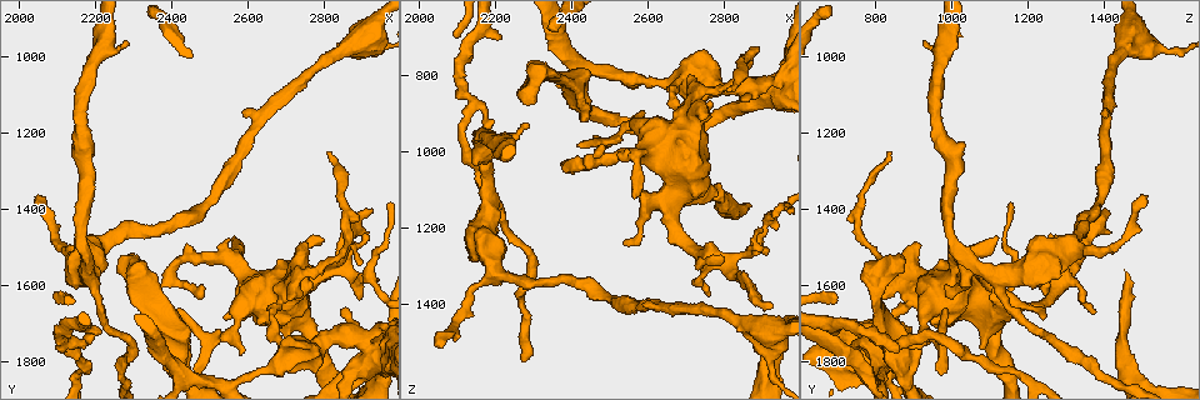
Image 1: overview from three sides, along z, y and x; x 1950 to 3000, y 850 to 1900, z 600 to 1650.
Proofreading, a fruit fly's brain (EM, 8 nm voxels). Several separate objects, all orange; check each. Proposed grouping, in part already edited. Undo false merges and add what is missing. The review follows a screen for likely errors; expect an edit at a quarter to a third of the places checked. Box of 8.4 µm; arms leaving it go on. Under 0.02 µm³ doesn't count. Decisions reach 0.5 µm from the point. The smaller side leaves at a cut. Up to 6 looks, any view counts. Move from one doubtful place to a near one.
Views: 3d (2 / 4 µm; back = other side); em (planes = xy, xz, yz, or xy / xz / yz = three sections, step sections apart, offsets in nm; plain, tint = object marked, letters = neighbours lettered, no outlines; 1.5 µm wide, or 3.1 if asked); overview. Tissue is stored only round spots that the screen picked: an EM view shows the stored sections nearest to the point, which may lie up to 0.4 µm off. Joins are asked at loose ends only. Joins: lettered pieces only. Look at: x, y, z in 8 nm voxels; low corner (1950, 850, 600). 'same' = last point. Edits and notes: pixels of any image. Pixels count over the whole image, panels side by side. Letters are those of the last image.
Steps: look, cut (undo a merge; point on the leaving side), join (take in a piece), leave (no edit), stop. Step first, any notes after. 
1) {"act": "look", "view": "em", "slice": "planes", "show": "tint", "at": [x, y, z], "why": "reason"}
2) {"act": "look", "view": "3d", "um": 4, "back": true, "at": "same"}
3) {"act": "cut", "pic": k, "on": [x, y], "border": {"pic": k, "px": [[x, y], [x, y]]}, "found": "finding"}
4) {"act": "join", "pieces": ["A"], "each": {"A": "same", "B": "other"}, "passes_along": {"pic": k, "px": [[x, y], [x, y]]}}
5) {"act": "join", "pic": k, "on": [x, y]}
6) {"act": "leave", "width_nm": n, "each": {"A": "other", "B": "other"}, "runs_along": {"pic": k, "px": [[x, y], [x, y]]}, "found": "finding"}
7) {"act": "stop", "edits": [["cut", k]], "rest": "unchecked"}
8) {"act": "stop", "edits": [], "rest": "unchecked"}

{"act": "look", "view": "em", "slice": "planes", "show": "tint", "at": [2695, 1760, 805], "why": "abrupt turn"}

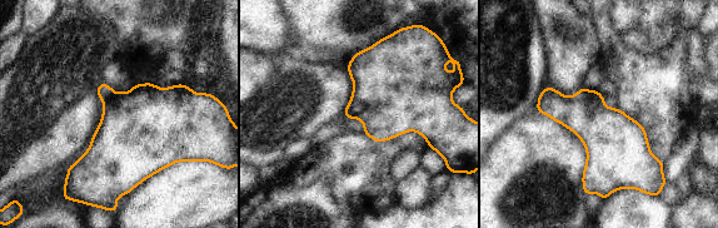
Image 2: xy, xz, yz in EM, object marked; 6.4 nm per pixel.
{"act": "look", "view": "em", "slice": "planes", "show": "letters", "at": "same"}

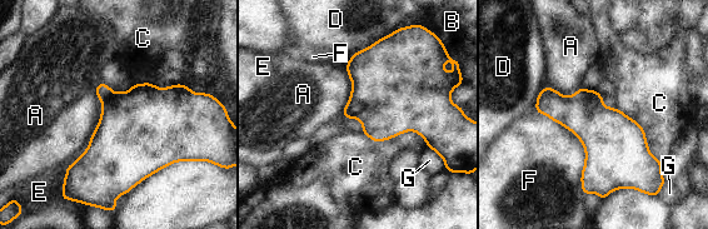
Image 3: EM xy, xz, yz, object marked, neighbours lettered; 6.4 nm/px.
{"act": "cut", "pic": 3, "on": [135, 127], "width_nm": 360, "each": {"A": "other", "B": "other", "C": "other", "D": "other", "E": "other", "F": "other", "G": "other"}, "border": {"pic": 3, "px": [[115, 93], [104, 104]]}, "found": "a second cell is stuck on"}

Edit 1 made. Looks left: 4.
{"act": "look", "view": "overview", "why": "see it whole again"}

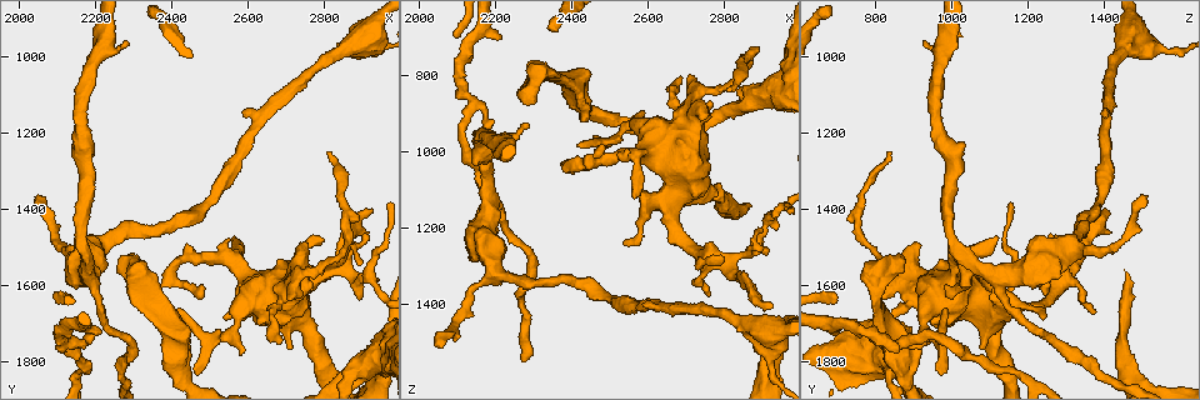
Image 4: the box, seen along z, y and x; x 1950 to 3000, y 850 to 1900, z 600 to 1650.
{"act": "look", "view": "3d", "um": 4, "at": [2920, 1575, 1175], "why": "branch point"}

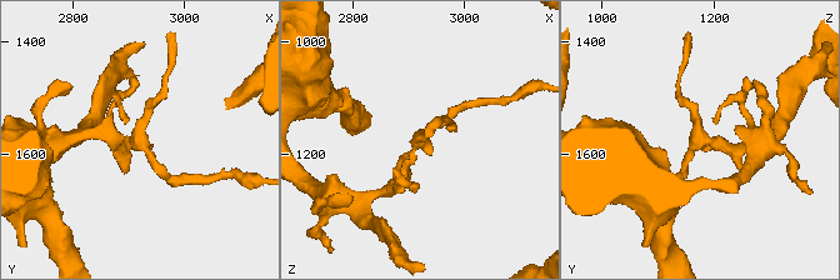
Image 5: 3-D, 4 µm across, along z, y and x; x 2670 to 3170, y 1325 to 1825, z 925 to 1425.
{"act": "look", "view": "em", "slice": "yz", "step": 4, "show": "letters", "at": [2915, 1575, 1180]}

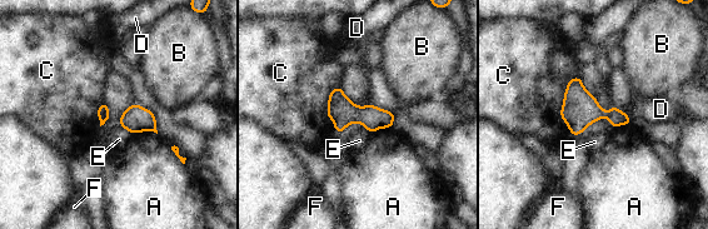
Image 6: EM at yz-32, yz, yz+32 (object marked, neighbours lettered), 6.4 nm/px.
{"act": "leave", "width_nm": 80, "each": {"A": "other", "B": "other", "C": "other", "D": "other", "E": "other", "F": "other"}, "border": {"pic": 6, "px": [[579, 76], [561, 110], [573, 135]]}, "found": "all the same cell"}

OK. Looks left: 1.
{"act": "stop", "edits": [["cut", 3]], "rest": "unchecked"}

